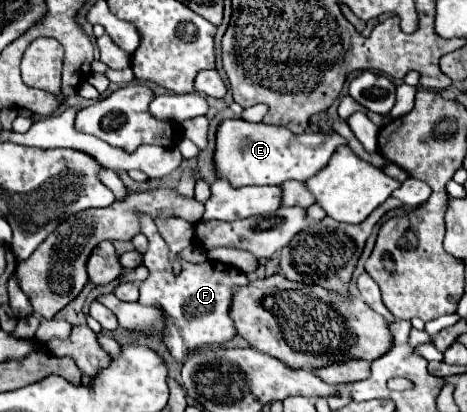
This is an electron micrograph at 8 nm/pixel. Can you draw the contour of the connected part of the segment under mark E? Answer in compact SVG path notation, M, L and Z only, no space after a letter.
M226 119L218 127L216 135L216 175L228 179L234 187L282 185L290 179L306 181L328 163L334 149L340 145L346 145L346 139L338 133L318 131L294 135L284 127L248 123L242 119Z

